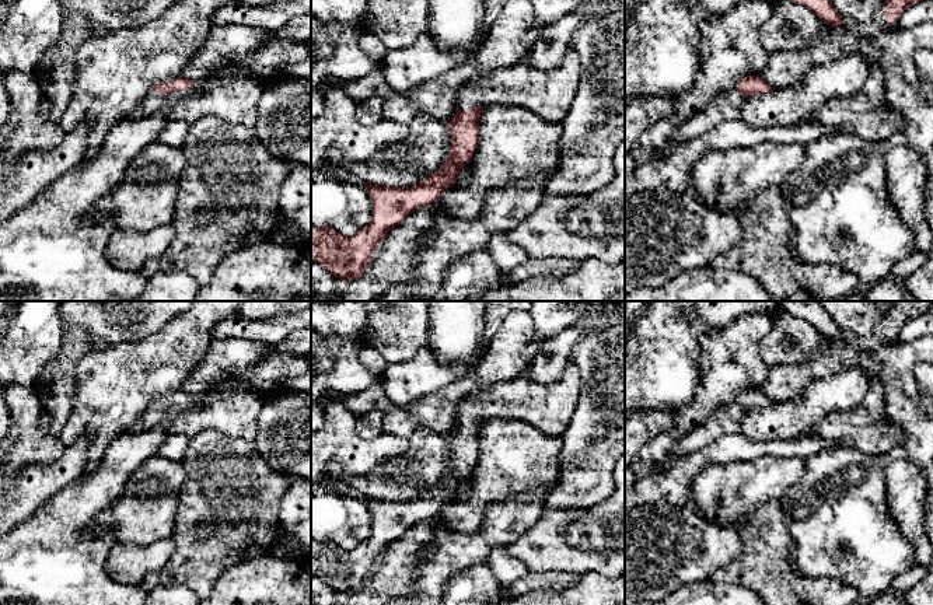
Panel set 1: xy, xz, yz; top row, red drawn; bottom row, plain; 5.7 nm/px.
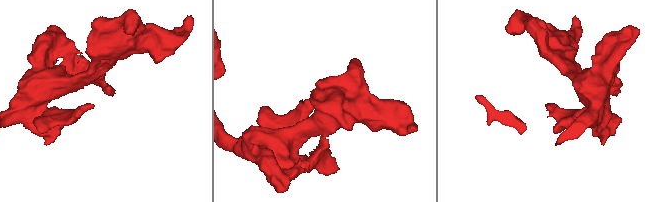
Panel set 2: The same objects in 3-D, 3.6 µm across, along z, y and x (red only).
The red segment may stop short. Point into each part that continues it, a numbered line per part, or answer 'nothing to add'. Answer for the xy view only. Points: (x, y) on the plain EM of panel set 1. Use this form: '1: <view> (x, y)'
1: xy (231, 412)

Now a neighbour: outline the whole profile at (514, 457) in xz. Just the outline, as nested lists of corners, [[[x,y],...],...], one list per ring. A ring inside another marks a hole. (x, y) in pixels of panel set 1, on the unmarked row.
[[[485,420],[479,434],[479,458],[472,471],[472,493],[465,501],[445,503],[440,520],[452,534],[476,535],[492,503],[516,499],[537,487],[549,492],[559,479],[562,445],[562,436],[542,433],[524,422]]]

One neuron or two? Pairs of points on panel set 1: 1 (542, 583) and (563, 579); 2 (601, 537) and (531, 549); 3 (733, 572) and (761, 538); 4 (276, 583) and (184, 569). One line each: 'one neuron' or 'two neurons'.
1: one neuron
2: one neuron
3: one neuron
4: two neurons

